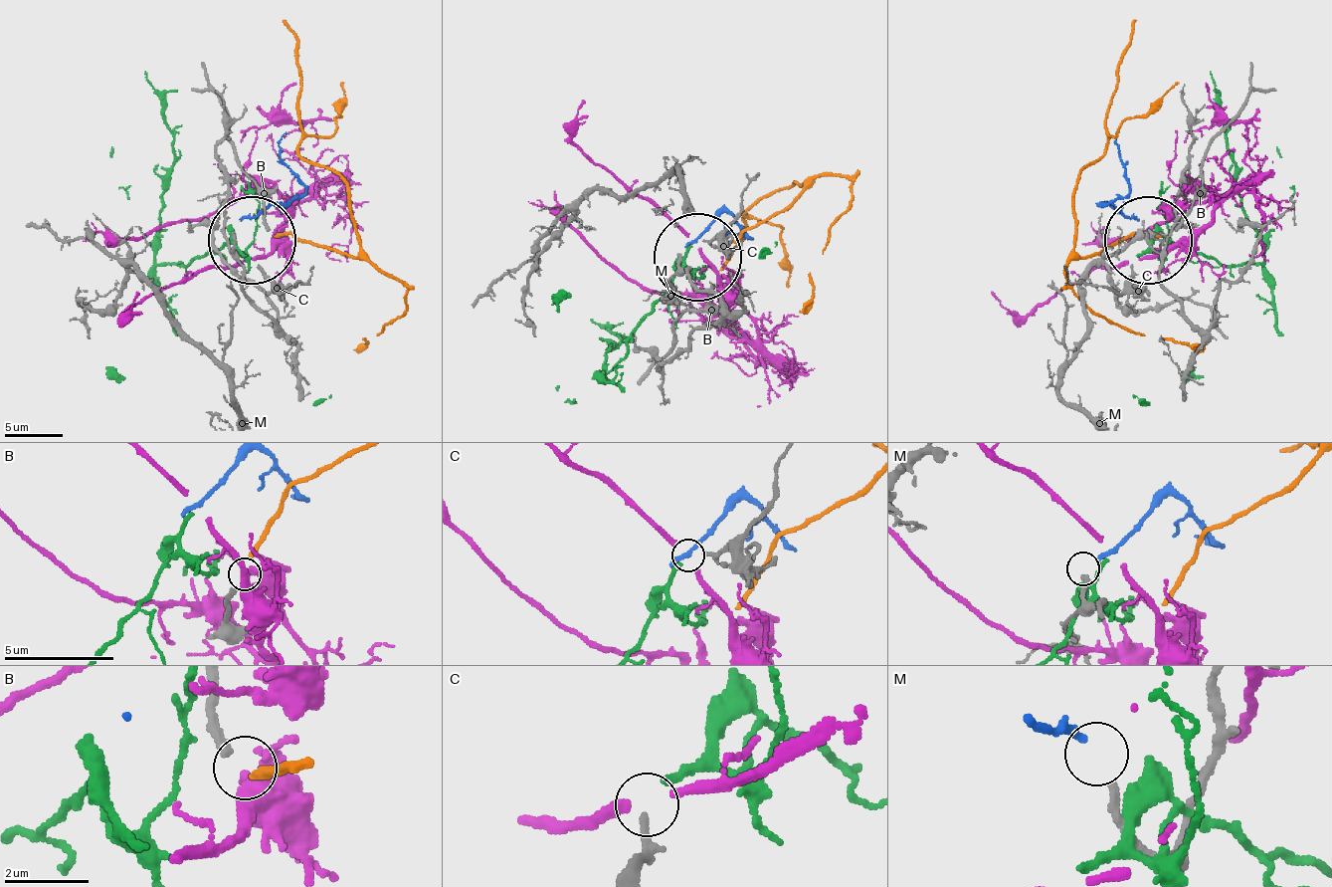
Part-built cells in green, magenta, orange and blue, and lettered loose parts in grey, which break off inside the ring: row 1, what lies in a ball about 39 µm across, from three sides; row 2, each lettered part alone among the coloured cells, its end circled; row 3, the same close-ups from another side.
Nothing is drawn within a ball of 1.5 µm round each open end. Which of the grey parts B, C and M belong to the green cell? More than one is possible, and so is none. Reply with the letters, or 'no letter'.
C

